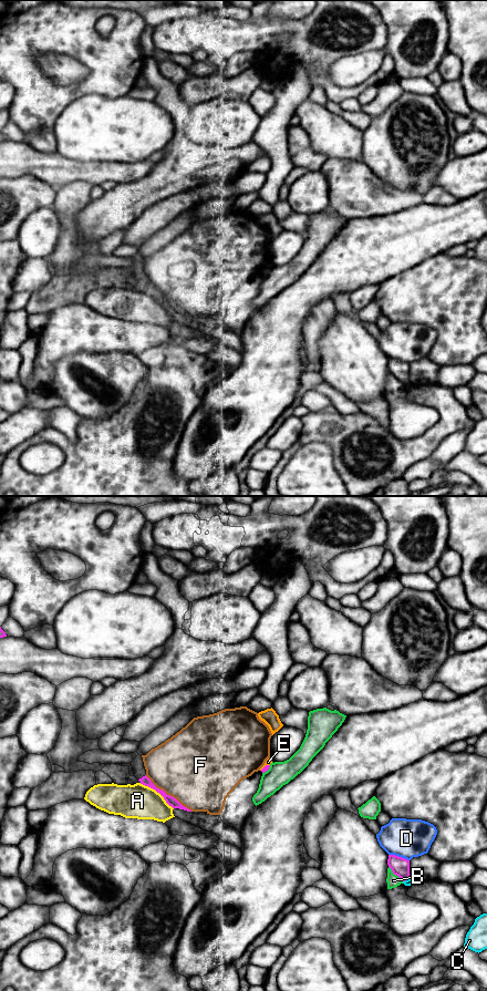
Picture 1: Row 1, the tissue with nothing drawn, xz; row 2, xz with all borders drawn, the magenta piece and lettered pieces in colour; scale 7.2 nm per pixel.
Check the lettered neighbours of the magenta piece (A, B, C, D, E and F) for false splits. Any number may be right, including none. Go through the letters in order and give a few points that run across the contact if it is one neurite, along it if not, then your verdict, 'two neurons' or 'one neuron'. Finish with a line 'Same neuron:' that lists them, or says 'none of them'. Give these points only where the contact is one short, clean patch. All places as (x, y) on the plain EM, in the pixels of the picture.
A: two neurons
B: two neurons
C: two neurons
D: two neurons
E: line xz (269, 268), (266, 268), (260, 274); two neurons
F: two neurons
Same neuron: none of them

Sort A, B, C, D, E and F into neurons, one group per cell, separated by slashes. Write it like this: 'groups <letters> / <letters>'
groups A / B / C / D / E / F

